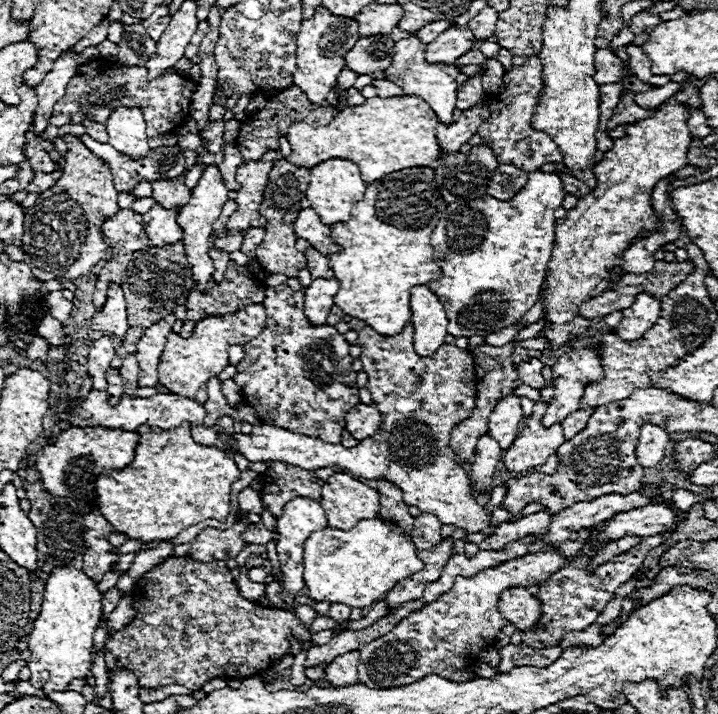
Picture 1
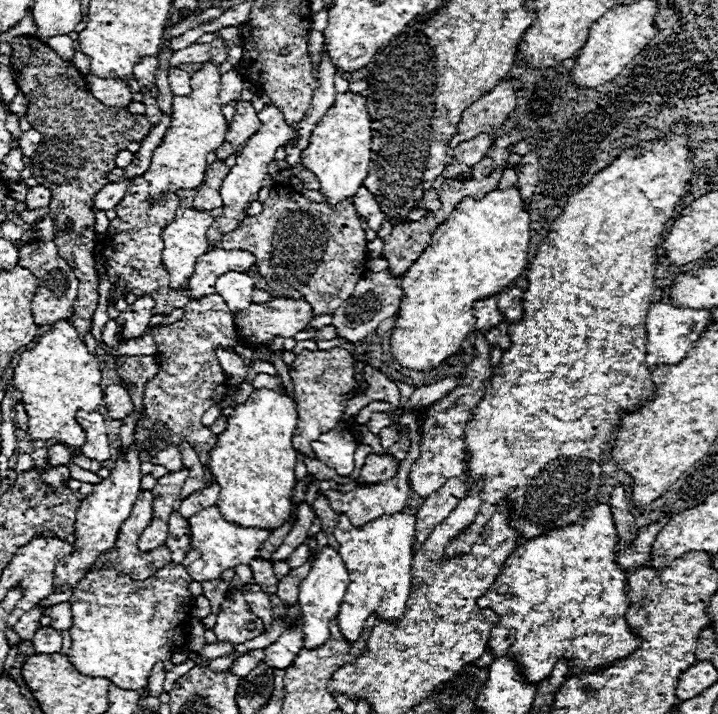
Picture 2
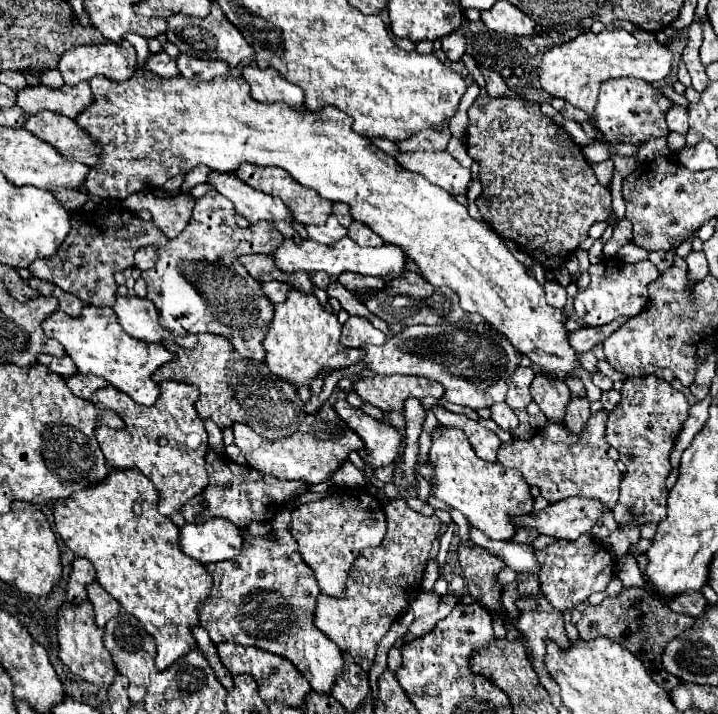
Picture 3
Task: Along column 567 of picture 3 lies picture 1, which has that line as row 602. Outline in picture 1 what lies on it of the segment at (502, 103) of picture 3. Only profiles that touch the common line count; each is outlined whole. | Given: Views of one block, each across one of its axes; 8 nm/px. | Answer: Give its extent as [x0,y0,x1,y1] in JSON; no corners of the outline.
[102,558,376,690]

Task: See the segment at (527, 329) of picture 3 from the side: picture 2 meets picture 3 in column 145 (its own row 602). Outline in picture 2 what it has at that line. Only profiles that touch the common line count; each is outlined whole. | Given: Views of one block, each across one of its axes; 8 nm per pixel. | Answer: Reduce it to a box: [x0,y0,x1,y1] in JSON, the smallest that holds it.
[68,564,192,690]

